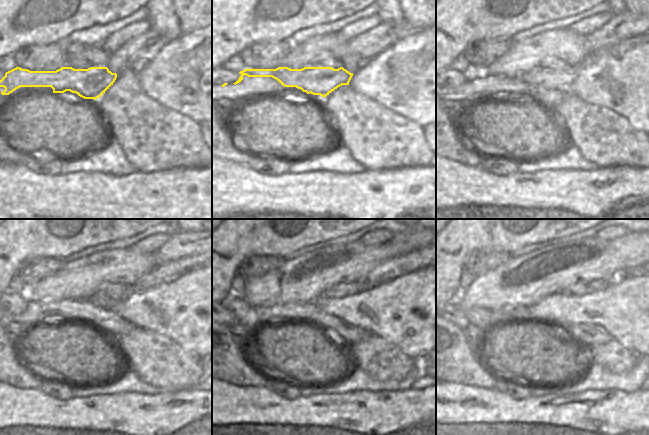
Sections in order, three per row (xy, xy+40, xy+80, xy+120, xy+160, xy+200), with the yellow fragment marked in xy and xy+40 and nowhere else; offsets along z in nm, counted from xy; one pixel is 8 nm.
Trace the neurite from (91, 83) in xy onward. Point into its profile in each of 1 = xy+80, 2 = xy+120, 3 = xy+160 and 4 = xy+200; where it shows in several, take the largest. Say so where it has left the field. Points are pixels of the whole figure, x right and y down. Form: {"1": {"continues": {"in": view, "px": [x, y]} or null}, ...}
{"1": {"continues": {"in": "xy+80", "px": [548, 78]}}, "2": {"continues": {"in": "xy+120", "px": [167, 272]}}, "3": {"continues": {"in": "xy+160", "px": [399, 266]}}, "4": {"continues": {"in": "xy+200", "px": [620, 275]}}}

